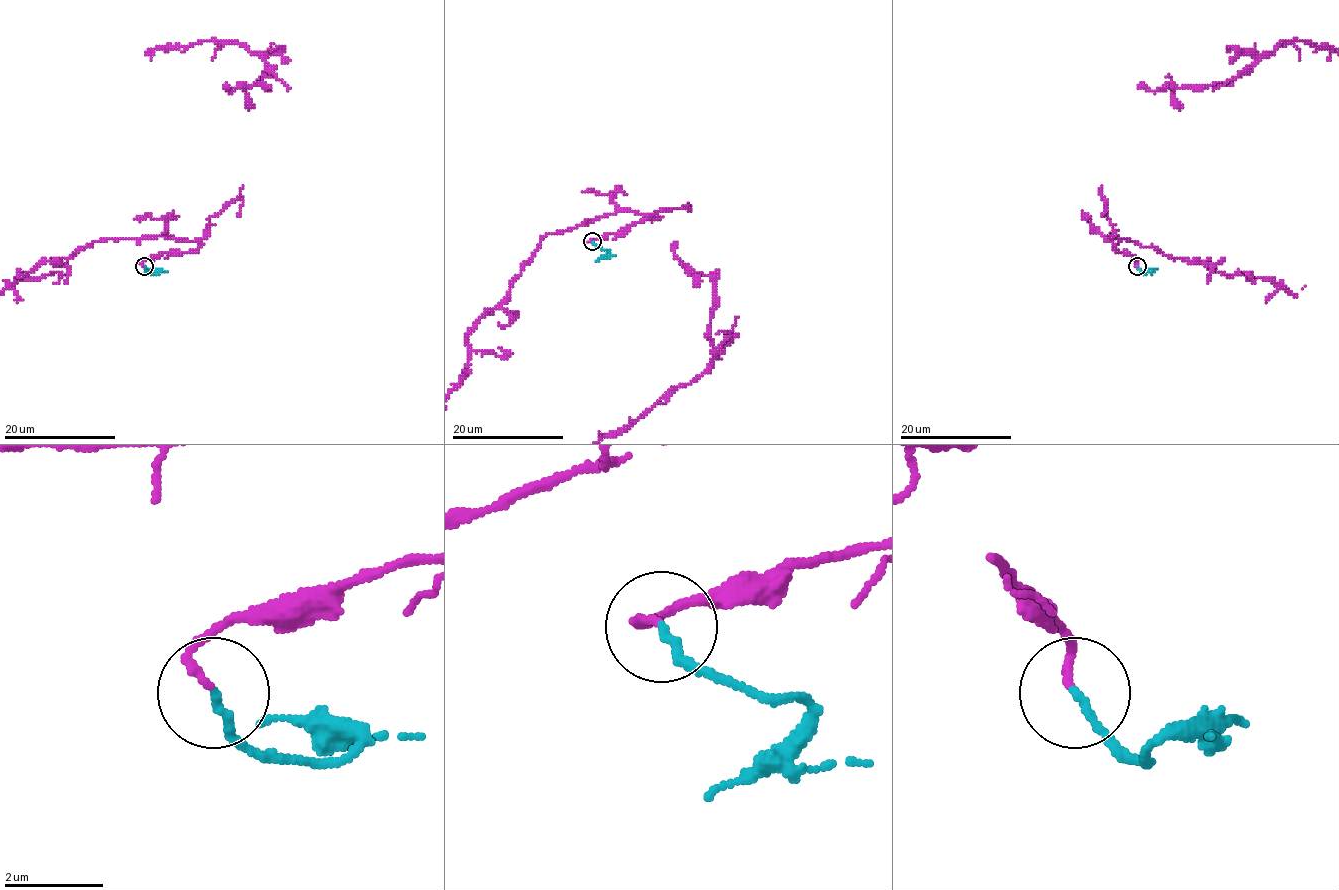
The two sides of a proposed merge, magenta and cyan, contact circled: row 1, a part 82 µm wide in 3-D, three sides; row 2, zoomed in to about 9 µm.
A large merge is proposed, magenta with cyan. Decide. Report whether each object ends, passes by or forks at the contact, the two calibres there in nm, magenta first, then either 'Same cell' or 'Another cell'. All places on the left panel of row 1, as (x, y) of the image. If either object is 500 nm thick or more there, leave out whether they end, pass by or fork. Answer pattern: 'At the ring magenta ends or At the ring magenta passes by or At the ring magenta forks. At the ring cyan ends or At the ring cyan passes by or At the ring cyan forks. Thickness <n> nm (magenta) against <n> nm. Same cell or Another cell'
At the ring magenta ends. At the ring cyan ends. Thickness 150 nm (magenta) against 150 nm. Same cell

